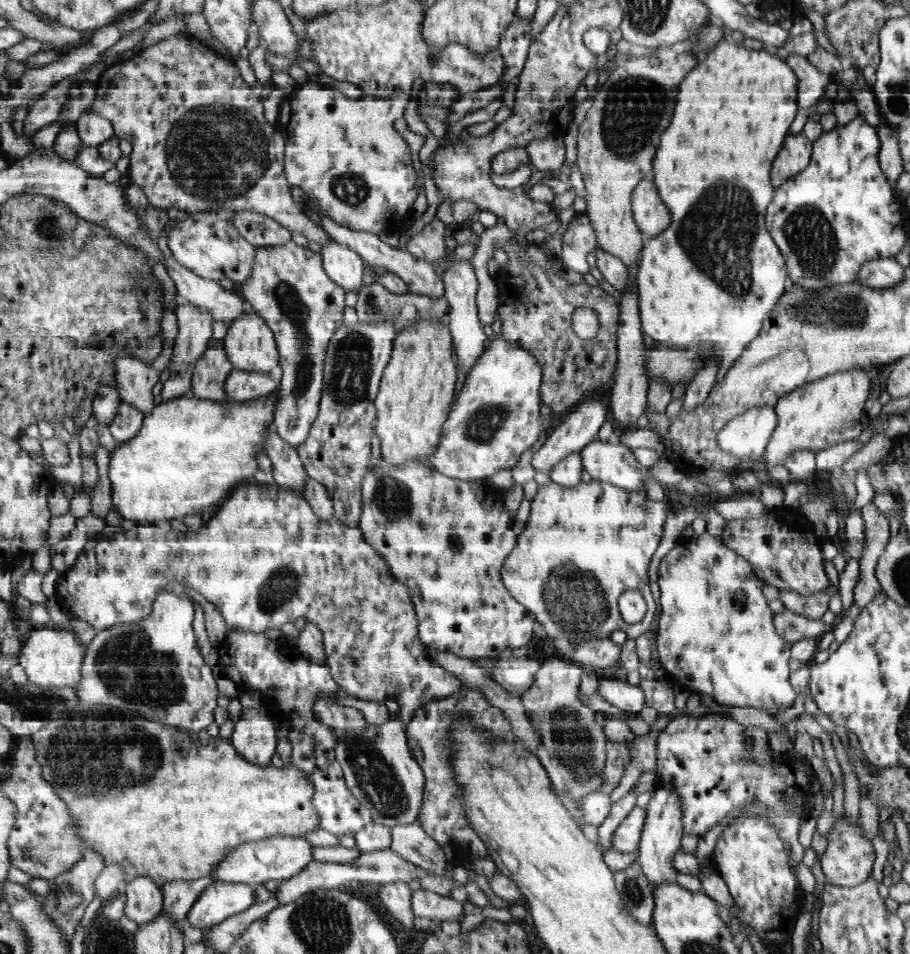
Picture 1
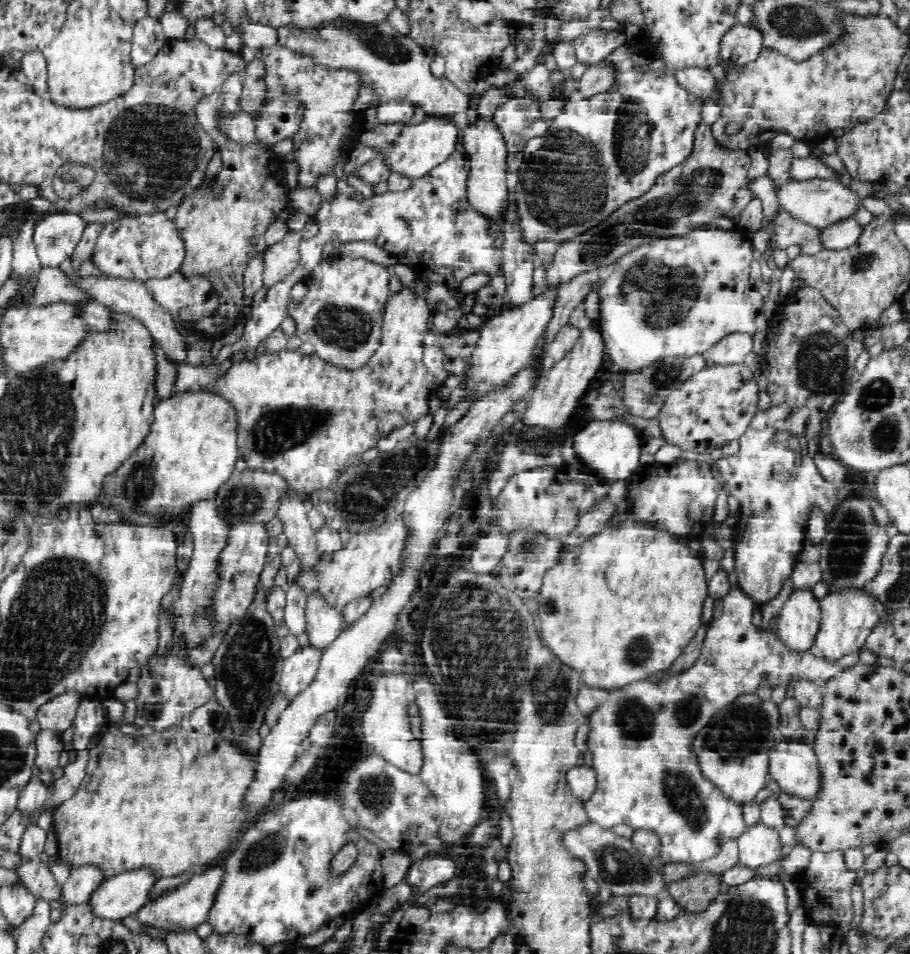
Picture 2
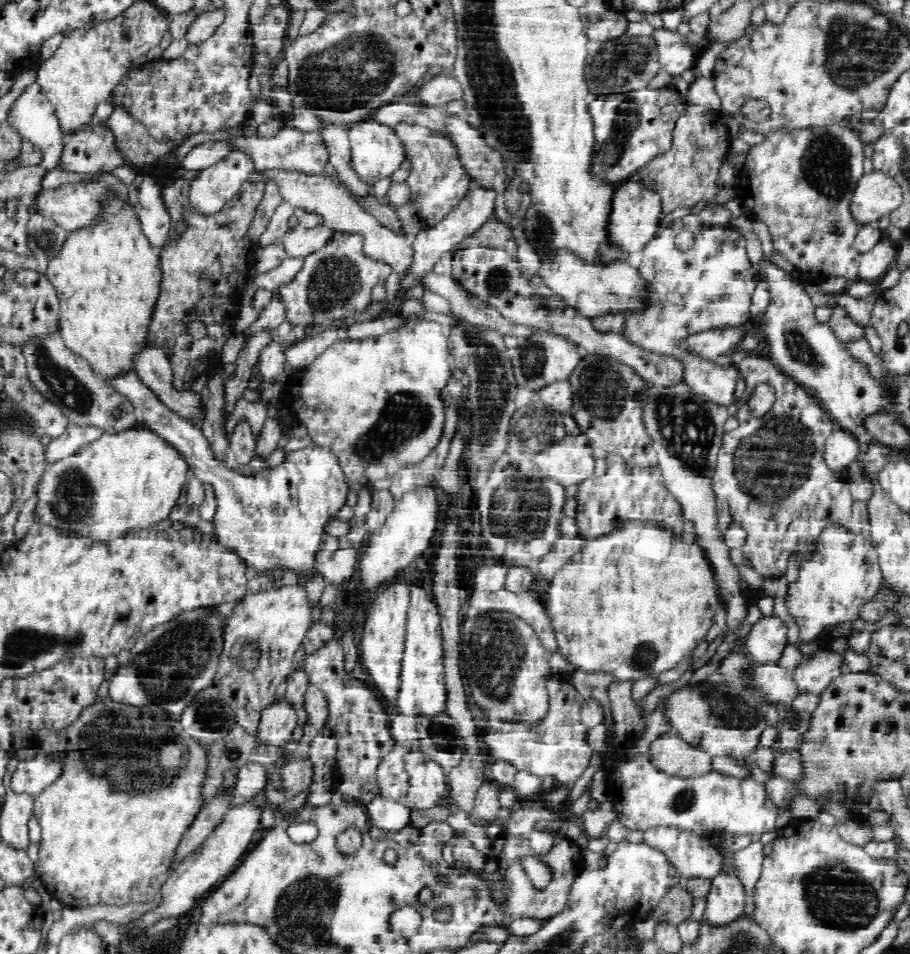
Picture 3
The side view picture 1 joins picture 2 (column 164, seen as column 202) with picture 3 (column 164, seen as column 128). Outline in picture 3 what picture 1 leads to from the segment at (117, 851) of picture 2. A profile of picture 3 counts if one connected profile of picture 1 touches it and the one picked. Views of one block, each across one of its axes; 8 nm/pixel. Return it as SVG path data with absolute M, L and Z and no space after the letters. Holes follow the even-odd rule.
M196 744L190 748L190 760L180 778L174 778L160 792L150 794L120 794L112 792L102 778L94 778L82 766L80 752L52 754L60 760L62 774L44 792L34 798L34 818L42 826L40 848L40 878L46 892L62 902L66 908L86 908L106 904L112 908L124 908L128 904L146 904L164 898L164 884L168 882L168 868L174 850L182 842L186 830L194 824L202 812L200 786L206 772L206 750Z

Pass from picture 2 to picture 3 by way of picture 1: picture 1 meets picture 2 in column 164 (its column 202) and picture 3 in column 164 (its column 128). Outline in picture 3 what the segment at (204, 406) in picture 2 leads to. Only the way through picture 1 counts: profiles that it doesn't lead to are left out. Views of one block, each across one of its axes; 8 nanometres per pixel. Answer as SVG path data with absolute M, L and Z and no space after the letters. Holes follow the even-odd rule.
M144 426L122 434L102 434L78 454L46 466L36 480L32 502L38 526L58 528L92 542L114 542L134 530L150 530L184 500L190 466Z

